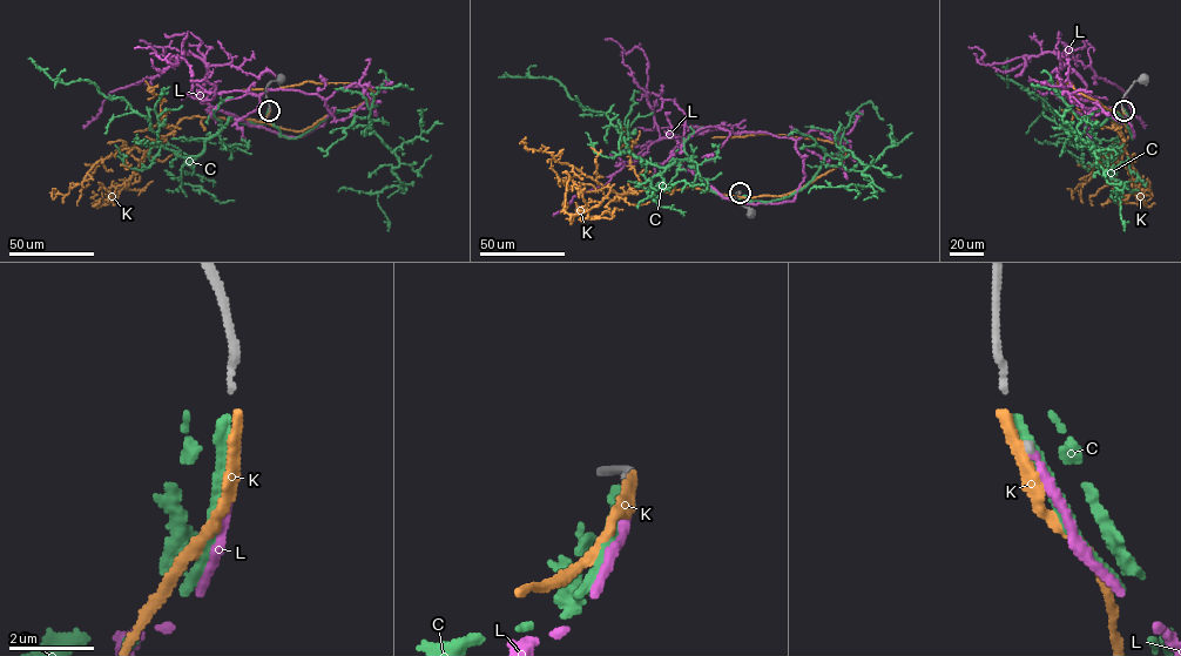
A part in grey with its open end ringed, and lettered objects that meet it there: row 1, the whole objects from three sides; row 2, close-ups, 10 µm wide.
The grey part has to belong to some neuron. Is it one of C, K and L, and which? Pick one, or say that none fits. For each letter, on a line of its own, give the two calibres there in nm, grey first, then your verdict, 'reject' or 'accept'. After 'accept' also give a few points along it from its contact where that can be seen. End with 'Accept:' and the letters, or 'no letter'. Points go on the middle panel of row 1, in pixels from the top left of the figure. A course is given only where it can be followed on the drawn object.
C: calibres 110 and 280 nm; reject
K: calibres 110 and 360 nm; reject
L: calibres 110 and 200 nm; accept; course (740, 193), (726, 200), (683, 170), (672, 159), (676, 139), (665, 137), (553, 215)
Accept: L

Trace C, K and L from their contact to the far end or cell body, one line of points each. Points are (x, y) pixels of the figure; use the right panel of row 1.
C: (1124, 110), (1129, 122), (1108, 117), (1091, 130), (1094, 156), (1044, 115), (1039, 97), (1009, 83), (1007, 59)
K: (1122, 110), (1128, 126), (1125, 130), (1115, 112), (1102, 107), (1065, 81), (1067, 90)
L: (1124, 110), (1131, 126), (1092, 99), (1070, 66), (1071, 53), (1120, 88), (1145, 126)

